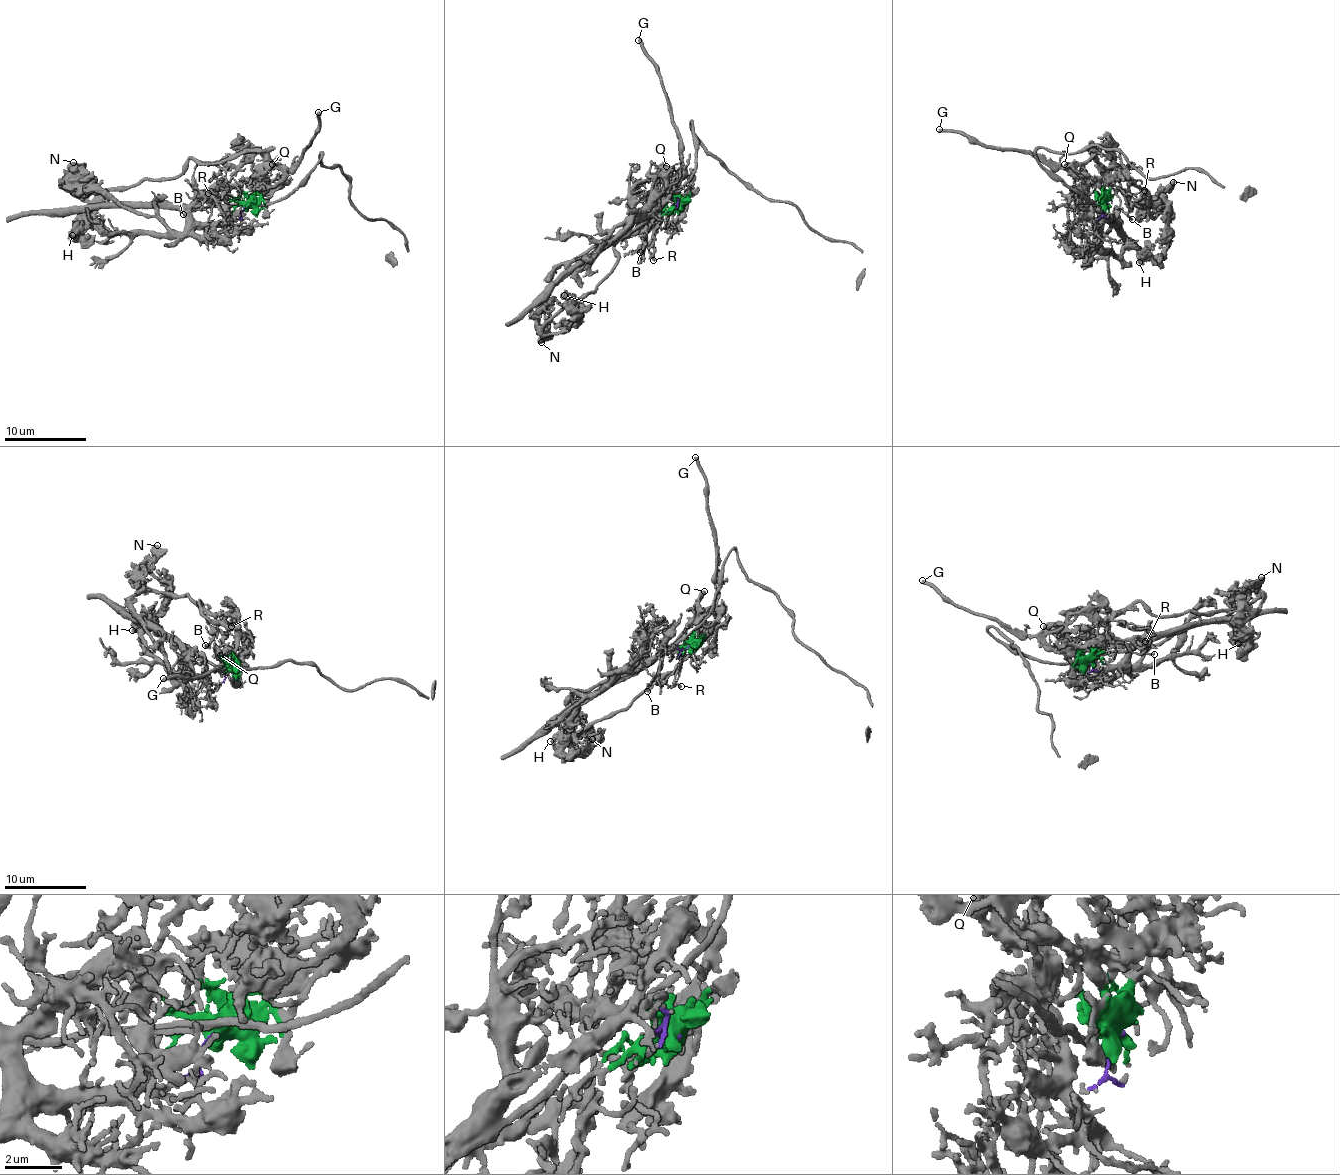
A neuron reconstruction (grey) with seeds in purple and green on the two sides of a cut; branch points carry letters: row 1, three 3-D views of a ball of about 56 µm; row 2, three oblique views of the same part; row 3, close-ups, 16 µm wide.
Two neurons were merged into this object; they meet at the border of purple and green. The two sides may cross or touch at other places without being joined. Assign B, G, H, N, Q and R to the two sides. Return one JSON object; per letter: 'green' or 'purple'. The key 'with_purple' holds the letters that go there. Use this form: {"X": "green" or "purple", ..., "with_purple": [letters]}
{"B": "green", "G": "green", "H": "green", "N": "green", "Q": "green", "R": "green", "with_purple": []}

